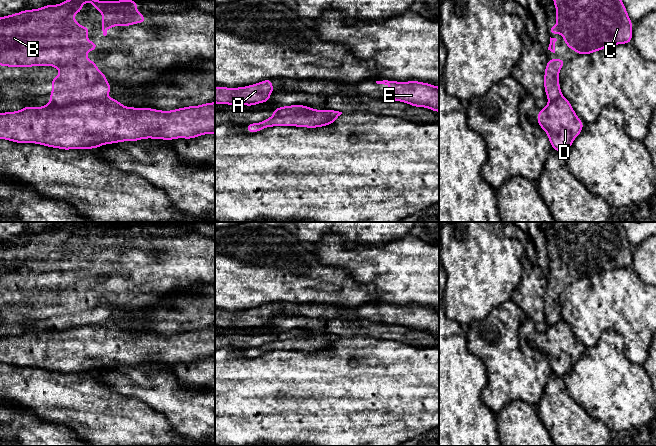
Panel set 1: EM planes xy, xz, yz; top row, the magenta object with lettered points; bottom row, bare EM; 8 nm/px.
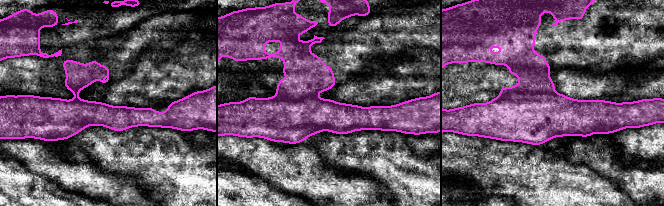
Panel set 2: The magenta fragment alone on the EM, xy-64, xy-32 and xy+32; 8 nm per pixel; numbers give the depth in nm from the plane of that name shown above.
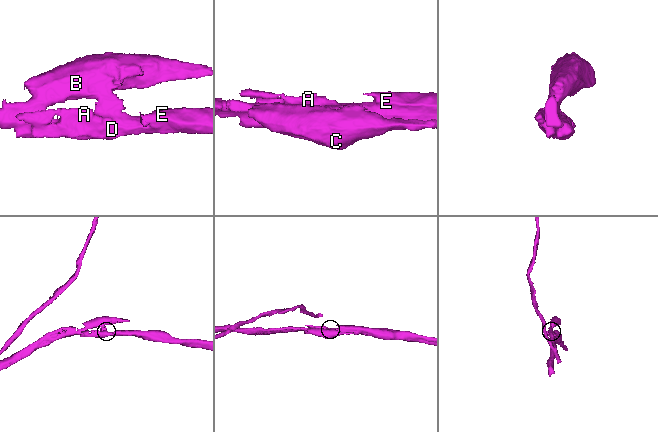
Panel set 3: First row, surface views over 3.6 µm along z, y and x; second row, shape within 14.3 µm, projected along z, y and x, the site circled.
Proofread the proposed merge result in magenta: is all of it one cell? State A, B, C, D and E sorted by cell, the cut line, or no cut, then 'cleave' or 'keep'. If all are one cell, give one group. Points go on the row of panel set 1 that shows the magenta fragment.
groups A D E / B C; cut xy (103, 98), (50, 104); cleave

